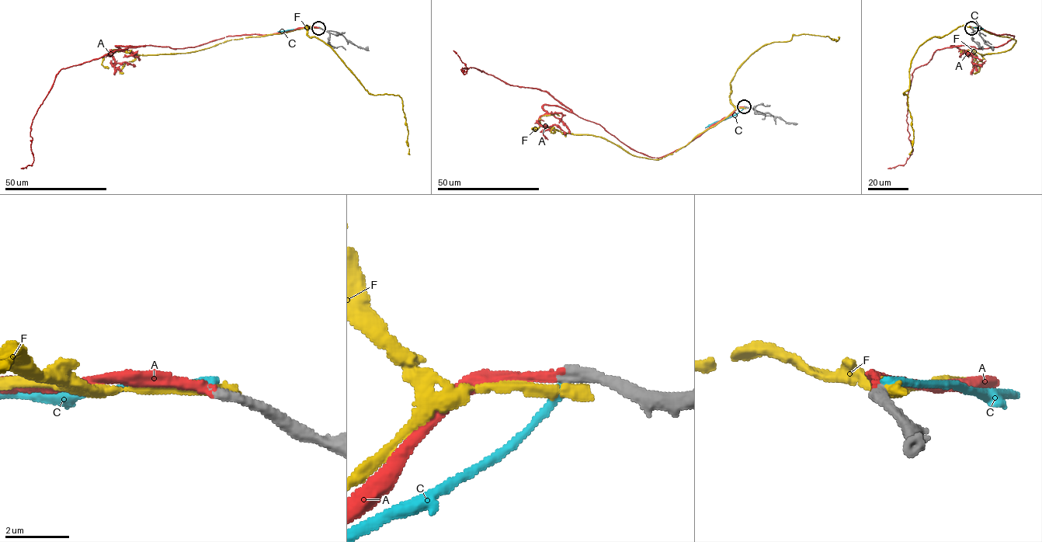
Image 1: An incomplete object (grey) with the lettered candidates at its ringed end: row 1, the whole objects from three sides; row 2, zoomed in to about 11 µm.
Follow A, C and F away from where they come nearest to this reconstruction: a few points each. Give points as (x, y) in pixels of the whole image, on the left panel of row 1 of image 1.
A: (319, 27), (230, 36), (185, 48), (129, 46), (62, 68), (31, 124), (33, 160), (32, 165), (21, 168)
C: (318, 27), (278, 31)
F: (318, 27), (231, 39), (185, 53), (133, 55), (112, 50), (129, 52), (131, 50)

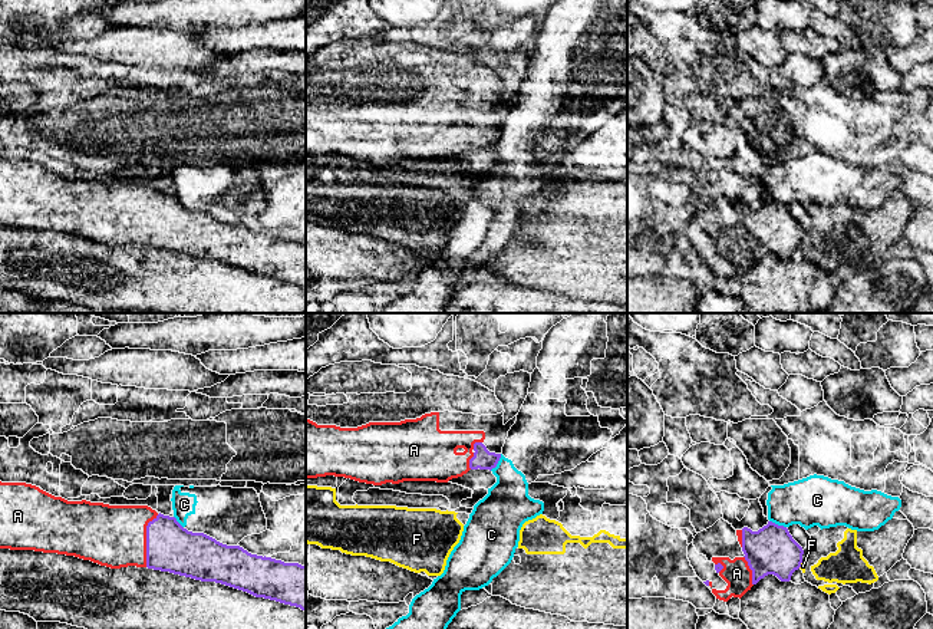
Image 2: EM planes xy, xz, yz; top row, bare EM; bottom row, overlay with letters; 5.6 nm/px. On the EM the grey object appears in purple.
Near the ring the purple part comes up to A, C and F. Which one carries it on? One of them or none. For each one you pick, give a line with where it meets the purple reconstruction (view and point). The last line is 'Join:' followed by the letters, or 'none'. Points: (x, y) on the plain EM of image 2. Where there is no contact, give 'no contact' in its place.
A: meets purple in xy at (147, 219)
Join: A

